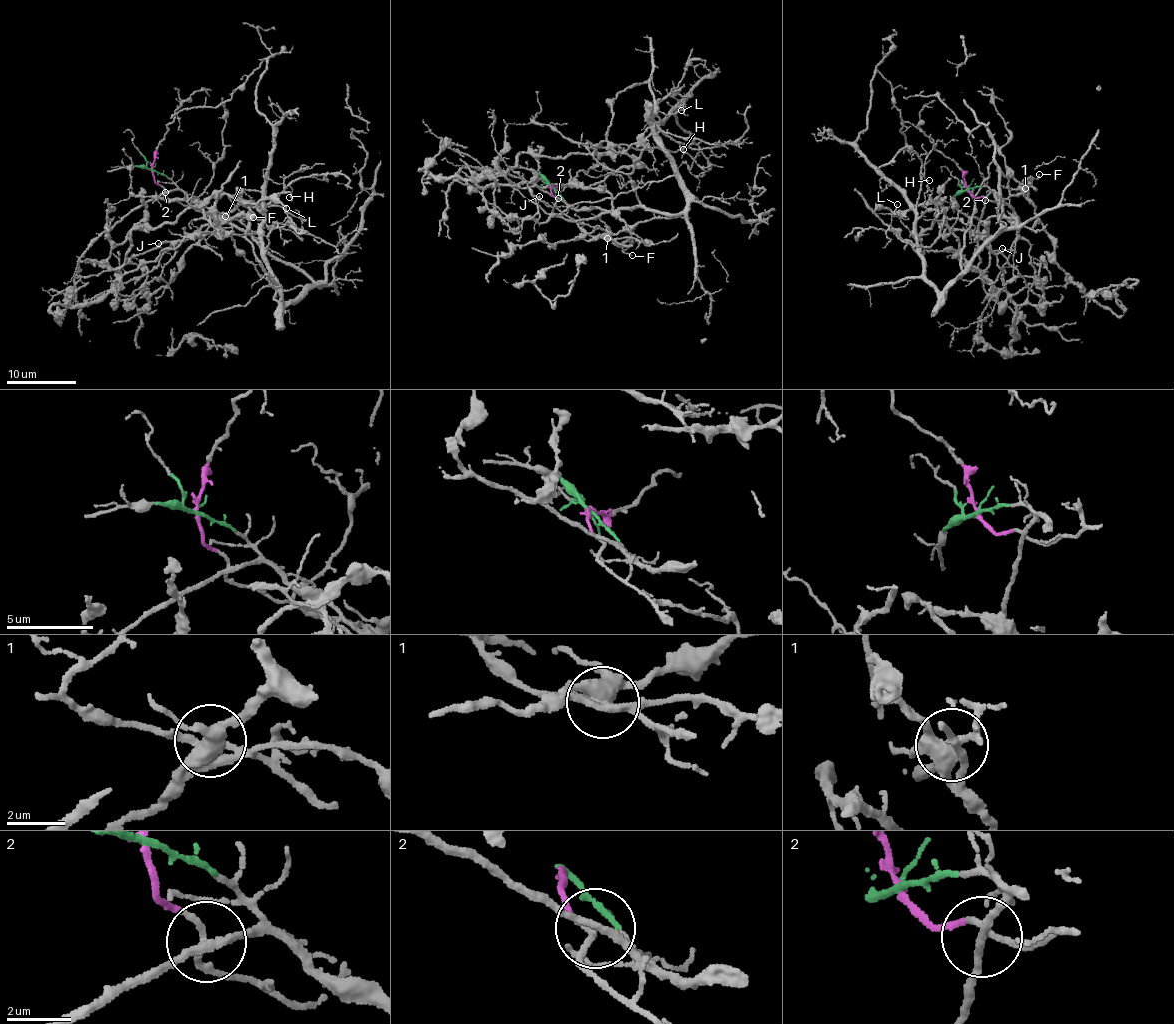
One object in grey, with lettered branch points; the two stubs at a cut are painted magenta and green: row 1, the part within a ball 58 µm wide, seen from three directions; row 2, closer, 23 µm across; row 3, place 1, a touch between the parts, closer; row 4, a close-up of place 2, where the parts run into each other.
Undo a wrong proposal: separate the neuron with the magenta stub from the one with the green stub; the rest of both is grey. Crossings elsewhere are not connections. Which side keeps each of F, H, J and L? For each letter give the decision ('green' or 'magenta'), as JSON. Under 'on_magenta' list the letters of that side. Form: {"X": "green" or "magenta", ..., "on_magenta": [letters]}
{"F": "magenta", "H": "green", "J": "green", "L": "green", "on_magenta": ["F"]}

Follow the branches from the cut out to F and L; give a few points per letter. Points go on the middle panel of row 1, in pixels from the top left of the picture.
F: (550, 187), (557, 207), (592, 236), (616, 242), (632, 256)
L: (550, 187), (577, 209), (683, 210), (681, 178), (655, 138), (655, 110), (649, 112), (670, 95), (681, 110)

